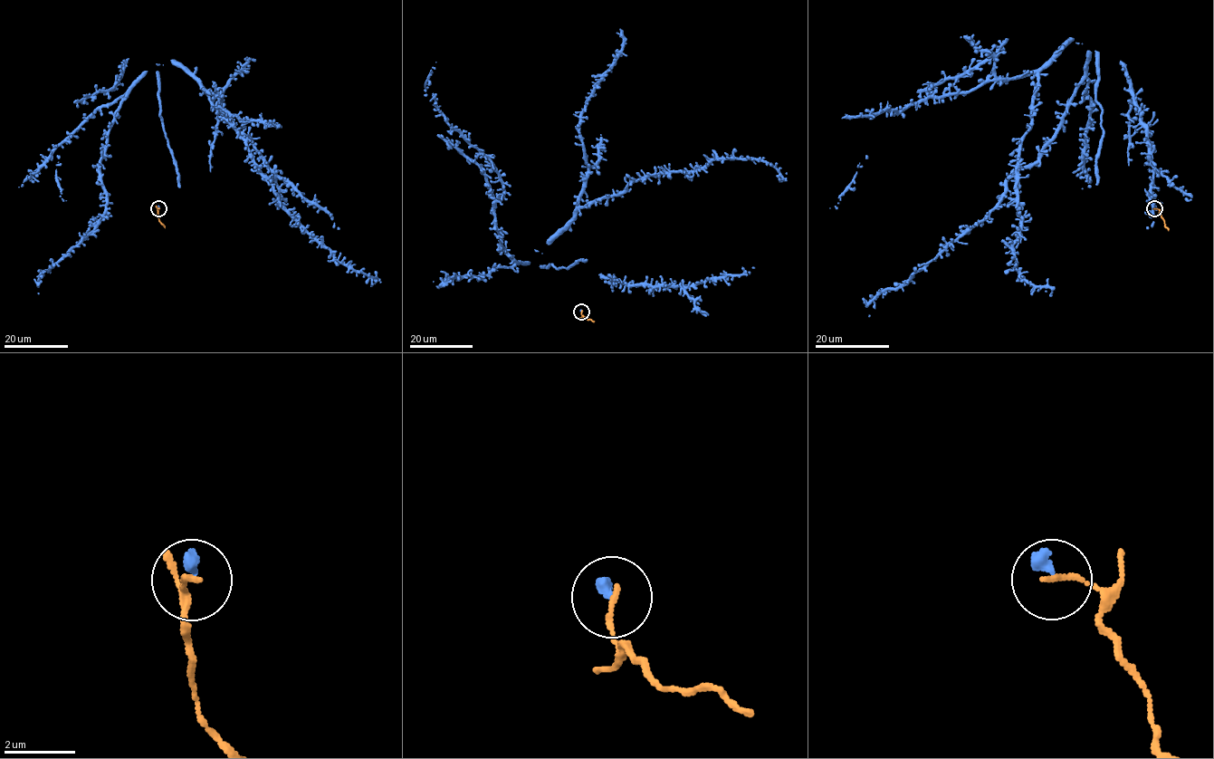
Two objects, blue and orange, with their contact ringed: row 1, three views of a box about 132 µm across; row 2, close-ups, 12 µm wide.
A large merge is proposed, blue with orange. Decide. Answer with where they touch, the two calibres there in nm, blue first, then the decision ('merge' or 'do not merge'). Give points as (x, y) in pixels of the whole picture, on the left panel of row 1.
place (158, 208); calibres 320 and 150 nm; do not merge

